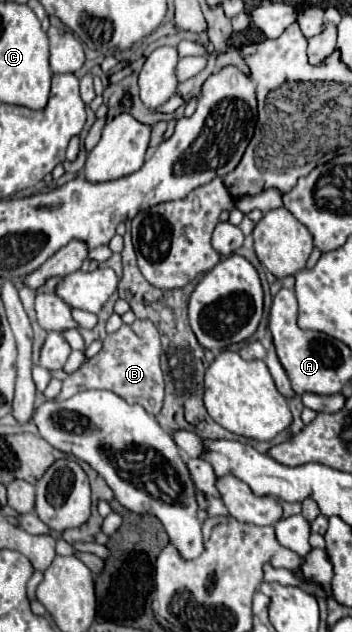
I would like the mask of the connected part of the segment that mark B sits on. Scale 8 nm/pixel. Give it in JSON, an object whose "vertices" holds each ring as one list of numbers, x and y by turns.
{"vertices":[[136,319,132,325,122,325,102,341,102,349,92,359,62,381,60,401,78,393,78,389,110,389,126,403,140,403,150,415,156,415,164,401,164,375,160,369,160,335,152,321]]}

